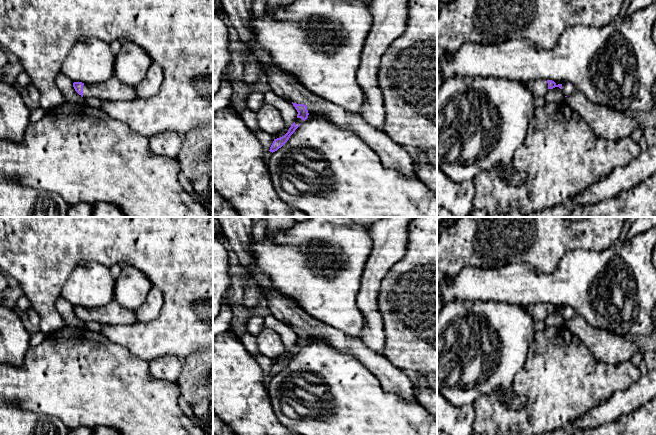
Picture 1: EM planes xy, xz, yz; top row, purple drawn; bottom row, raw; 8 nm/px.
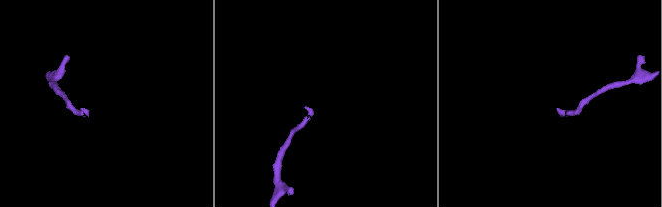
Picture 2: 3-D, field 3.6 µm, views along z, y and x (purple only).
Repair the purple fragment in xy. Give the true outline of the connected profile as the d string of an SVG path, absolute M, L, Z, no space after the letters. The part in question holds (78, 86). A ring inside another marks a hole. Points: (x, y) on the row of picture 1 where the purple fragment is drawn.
M115 76L99 84L74 82L75 91L84 98L97 98L106 101L131 101L136 96L135 87L123 84Z

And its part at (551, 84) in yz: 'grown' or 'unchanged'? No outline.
grown

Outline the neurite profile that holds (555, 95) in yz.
M555 87L548 90L544 99L549 103L561 103L565 101L565 95L563 94L562 89Z

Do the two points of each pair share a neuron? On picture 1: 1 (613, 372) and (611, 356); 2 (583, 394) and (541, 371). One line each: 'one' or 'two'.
1: two
2: one

